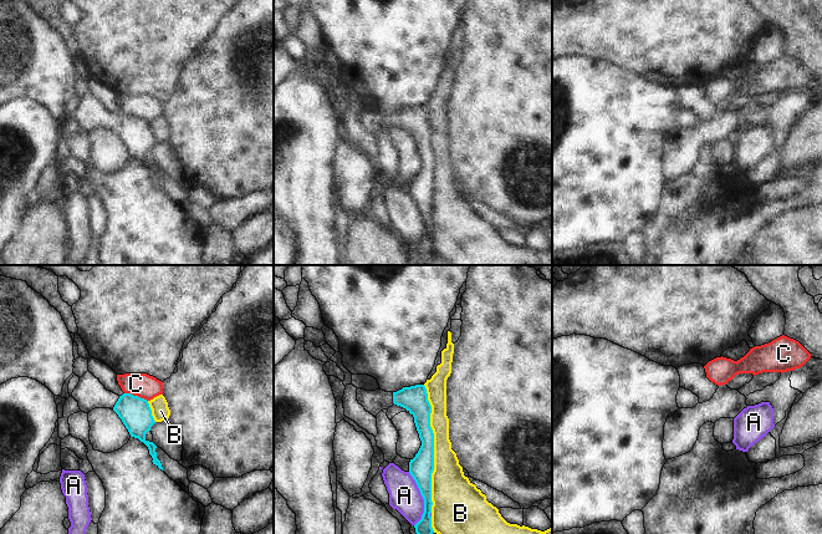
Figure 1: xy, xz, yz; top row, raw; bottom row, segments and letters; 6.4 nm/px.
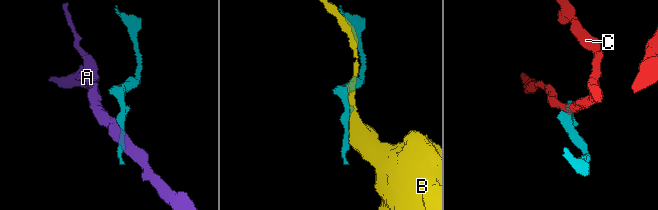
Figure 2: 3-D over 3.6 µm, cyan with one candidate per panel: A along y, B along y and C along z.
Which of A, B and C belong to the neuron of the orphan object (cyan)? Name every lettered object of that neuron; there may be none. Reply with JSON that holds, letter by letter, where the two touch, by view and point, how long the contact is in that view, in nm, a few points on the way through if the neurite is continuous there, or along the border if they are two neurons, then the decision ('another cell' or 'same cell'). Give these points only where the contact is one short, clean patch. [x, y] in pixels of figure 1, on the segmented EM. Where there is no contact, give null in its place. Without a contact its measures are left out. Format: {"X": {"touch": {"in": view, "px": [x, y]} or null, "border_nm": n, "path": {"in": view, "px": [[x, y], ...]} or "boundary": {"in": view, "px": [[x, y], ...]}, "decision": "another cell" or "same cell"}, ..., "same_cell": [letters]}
{"A": {"touch": {"in": "xz", "px": [423, 498]}, "border_nm": 360, "decision": "another cell"}, "B": {"touch": {"in": "xz", "px": [433, 448]}, "border_nm": 850, "decision": "another cell"}, "C": {"touch": {"in": "xy", "px": [136, 396]}, "border_nm": 160, "boundary": {"in": "xy", "px": [[124, 392], [137, 395], [147, 401]]}, "decision": "another cell"}, "same_cell": []}

